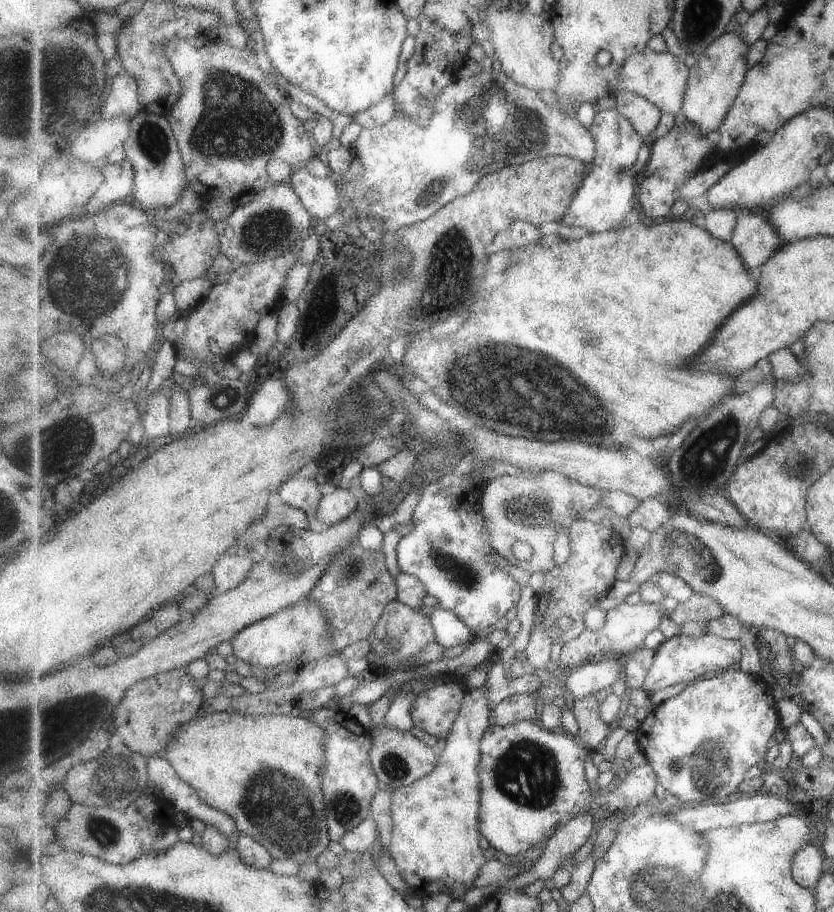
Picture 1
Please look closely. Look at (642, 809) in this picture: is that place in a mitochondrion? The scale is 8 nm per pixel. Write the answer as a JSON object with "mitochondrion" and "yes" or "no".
{"mitochondrion":"no"}

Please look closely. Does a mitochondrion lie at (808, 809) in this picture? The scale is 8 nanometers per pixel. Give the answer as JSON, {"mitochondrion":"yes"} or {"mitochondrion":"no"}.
{"mitochondrion":"no"}

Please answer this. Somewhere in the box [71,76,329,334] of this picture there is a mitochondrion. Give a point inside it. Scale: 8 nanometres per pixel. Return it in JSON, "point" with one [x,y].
{"point":[268,229]}

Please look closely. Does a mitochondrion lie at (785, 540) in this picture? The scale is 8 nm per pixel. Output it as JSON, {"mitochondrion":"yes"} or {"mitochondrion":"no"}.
{"mitochondrion":"no"}

